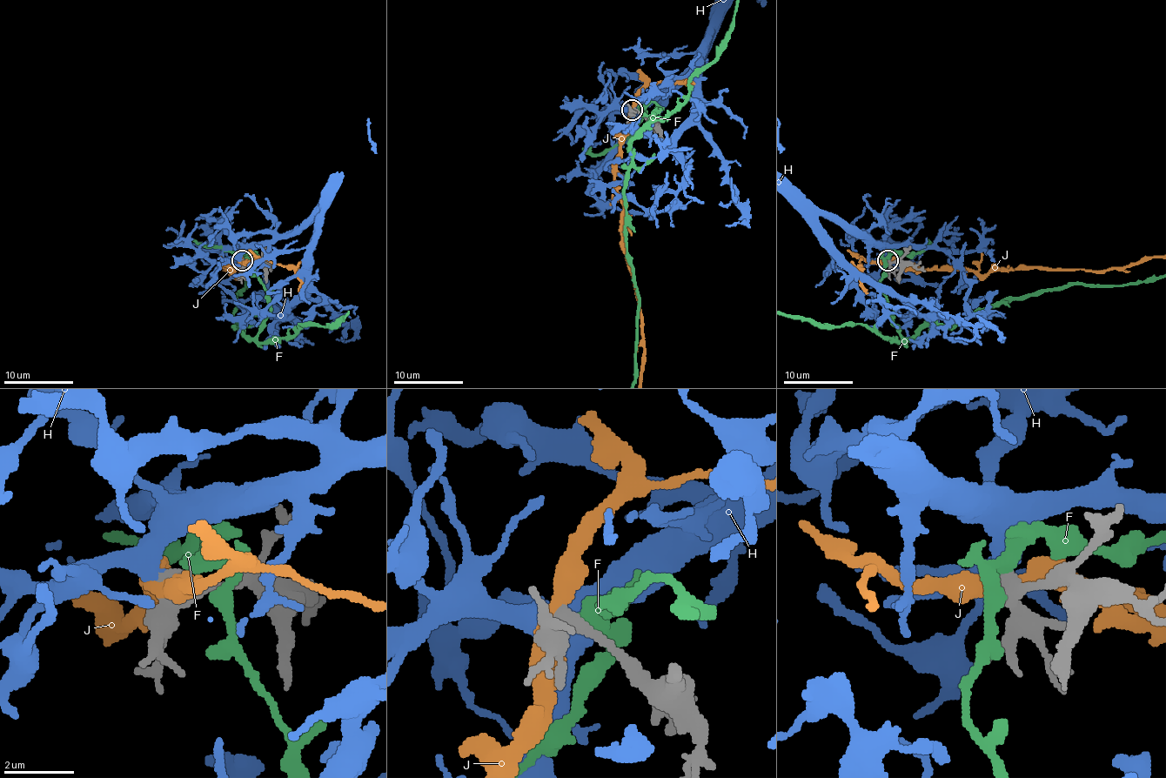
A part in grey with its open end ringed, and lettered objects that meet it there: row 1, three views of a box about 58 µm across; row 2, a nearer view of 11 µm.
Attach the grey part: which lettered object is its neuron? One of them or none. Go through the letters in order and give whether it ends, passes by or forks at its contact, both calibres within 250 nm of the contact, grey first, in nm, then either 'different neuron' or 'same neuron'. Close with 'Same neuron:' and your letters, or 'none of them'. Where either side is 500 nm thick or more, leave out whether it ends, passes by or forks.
F: it passes by | 480/360 nm | different neuron
H: it passes by | 440/440 nm | same neuron
J: 500/420 nm | different neuron
Same neuron: H

